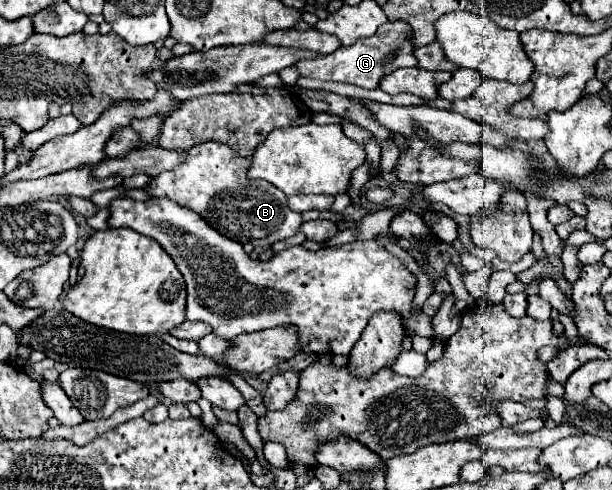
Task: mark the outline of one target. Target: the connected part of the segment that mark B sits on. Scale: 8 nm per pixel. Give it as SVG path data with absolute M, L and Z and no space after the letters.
M202 143L184 151L182 163L170 171L152 177L144 191L150 197L166 197L194 213L202 215L210 227L238 243L254 243L256 247L270 247L274 241L298 233L302 217L290 211L286 195L262 179L248 179L246 171L250 159L234 155L224 143Z

